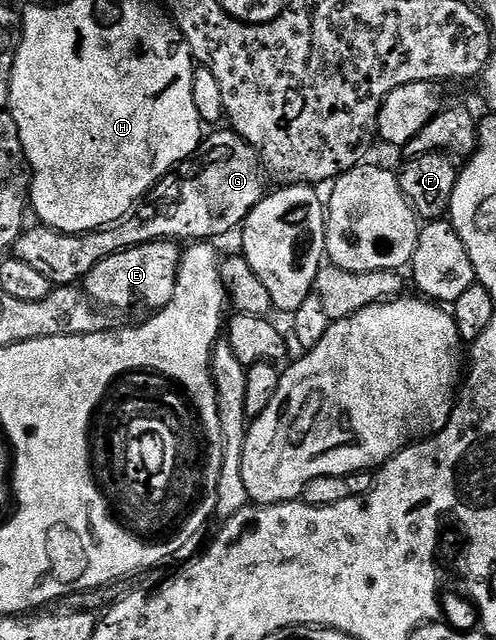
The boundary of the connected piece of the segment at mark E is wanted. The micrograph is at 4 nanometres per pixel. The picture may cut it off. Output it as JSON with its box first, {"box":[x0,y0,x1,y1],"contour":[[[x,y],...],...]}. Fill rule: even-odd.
{"box":[82,242,181,311],"contour":[[[151,242],[114,256],[106,256],[102,264],[94,264],[84,278],[82,289],[97,307],[105,311],[128,310],[132,302],[149,306],[149,311],[165,310],[174,300],[174,288],[178,280],[181,247],[176,242]]]}

